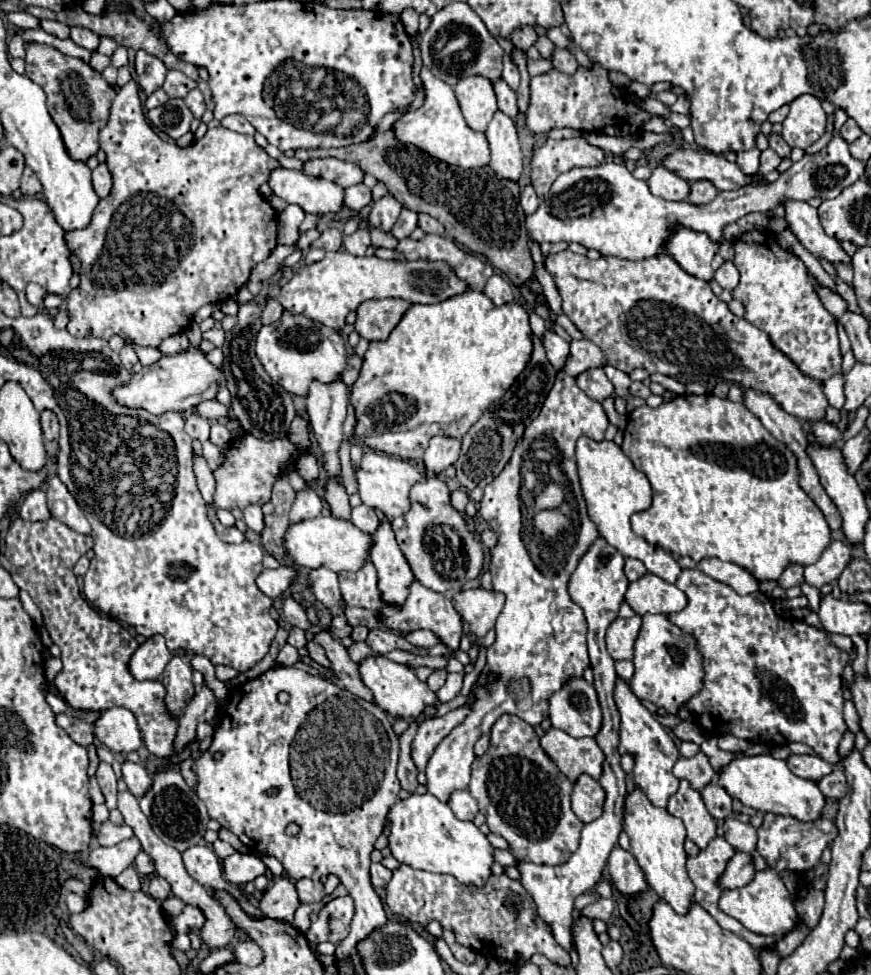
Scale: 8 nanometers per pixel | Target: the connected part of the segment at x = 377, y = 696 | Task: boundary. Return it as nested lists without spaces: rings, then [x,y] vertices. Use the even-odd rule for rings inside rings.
[[[368,656],[368,658],[364,658],[362,662],[358,662],[358,672],[360,672],[362,682],[372,690],[374,702],[394,718],[404,718],[404,720],[410,720],[410,716],[418,718],[418,716],[422,716],[426,704],[428,706],[438,704],[436,694],[424,682],[420,682],[408,666],[392,662],[386,656]]]

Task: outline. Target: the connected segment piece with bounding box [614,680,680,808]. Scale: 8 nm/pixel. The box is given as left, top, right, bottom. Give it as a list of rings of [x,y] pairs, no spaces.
[[[624,680],[616,682],[616,692],[614,692],[616,706],[622,714],[622,726],[620,726],[620,754],[628,752],[634,756],[634,782],[638,788],[644,790],[648,800],[658,806],[666,808],[668,798],[678,790],[678,778],[672,774],[672,766],[680,758],[678,748],[674,744],[674,738],[668,728],[664,728],[642,704],[640,700],[632,694],[630,686]]]

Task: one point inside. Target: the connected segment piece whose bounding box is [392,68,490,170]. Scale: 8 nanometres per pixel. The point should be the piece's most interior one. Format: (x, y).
(438, 128)

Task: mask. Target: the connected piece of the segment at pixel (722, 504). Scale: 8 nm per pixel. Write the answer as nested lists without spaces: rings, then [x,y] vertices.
[[[684,394],[684,396],[674,396],[672,400],[660,404],[658,408],[650,408],[650,406],[640,406],[634,408],[628,414],[628,424],[624,430],[624,444],[622,450],[630,456],[630,460],[634,462],[634,466],[646,474],[646,478],[652,484],[652,504],[650,508],[632,514],[630,522],[632,522],[632,530],[644,538],[648,544],[662,546],[664,550],[668,550],[674,558],[678,556],[690,556],[692,560],[700,562],[706,556],[724,560],[724,562],[732,562],[738,564],[742,568],[746,568],[756,580],[778,580],[778,576],[782,574],[782,570],[796,562],[802,566],[814,564],[820,554],[824,552],[824,548],[830,544],[830,528],[822,516],[822,512],[818,510],[818,506],[812,502],[812,498],[800,488],[798,484],[798,466],[796,466],[796,458],[794,454],[782,444],[778,442],[764,426],[762,422],[744,406],[738,402],[730,402],[728,398],[718,398],[714,394],[704,394],[704,396],[696,396],[696,394]]]

